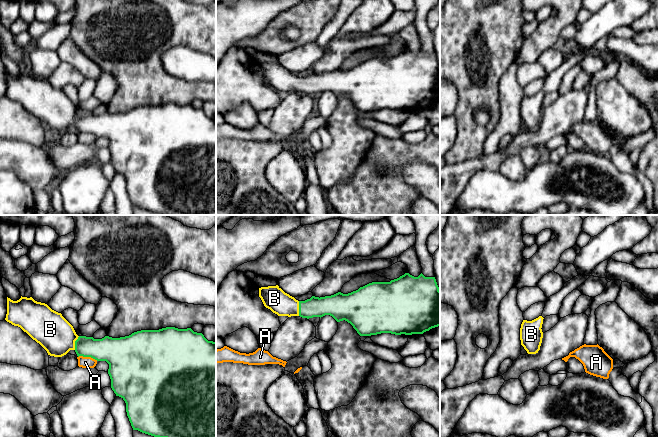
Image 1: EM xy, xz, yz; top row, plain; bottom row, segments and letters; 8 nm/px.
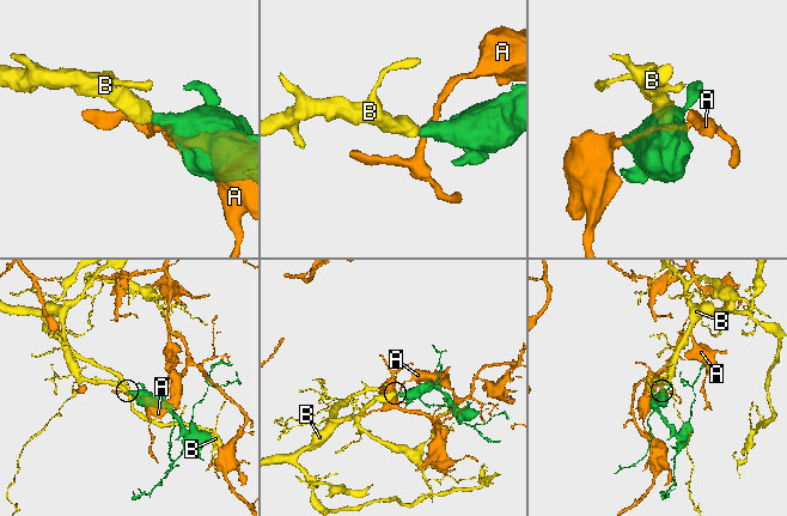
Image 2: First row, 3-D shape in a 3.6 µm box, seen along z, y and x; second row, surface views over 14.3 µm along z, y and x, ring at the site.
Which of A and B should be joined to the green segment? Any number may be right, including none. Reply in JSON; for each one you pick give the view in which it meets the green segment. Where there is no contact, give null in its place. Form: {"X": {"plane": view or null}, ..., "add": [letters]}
{"B": {"plane": "xz"}, "add": ["B"]}

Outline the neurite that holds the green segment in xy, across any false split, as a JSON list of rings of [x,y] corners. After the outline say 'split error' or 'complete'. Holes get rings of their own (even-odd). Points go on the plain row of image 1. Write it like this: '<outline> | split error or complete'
[[[7,73],[7,90],[5,96],[14,102],[20,103],[33,116],[39,119],[50,132],[62,133],[70,126],[74,126],[77,132],[91,133],[97,137],[106,137],[109,140],[108,150],[111,155],[111,164],[116,172],[121,173],[126,179],[126,188],[133,206],[166,215],[216,215],[216,118],[208,117],[202,109],[194,108],[191,104],[178,105],[166,103],[159,106],[141,106],[129,112],[112,114],[105,112],[102,115],[93,113],[78,112],[73,102],[62,92],[52,86],[47,80],[37,78],[32,73],[22,73],[13,77]]] | split error

